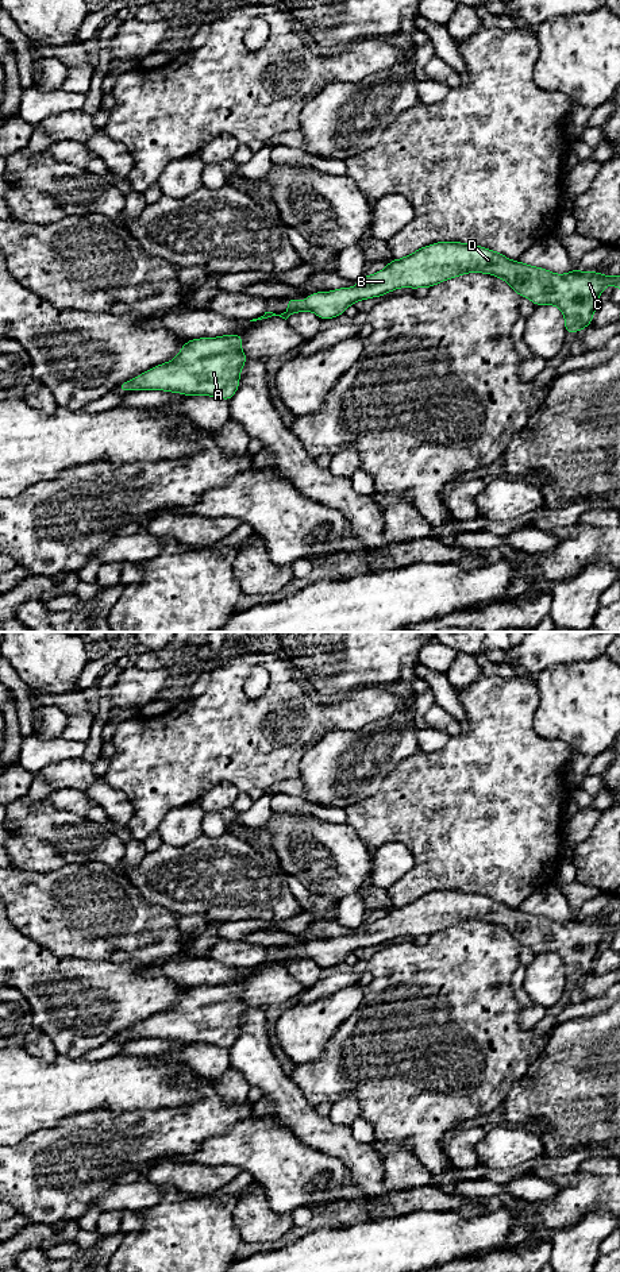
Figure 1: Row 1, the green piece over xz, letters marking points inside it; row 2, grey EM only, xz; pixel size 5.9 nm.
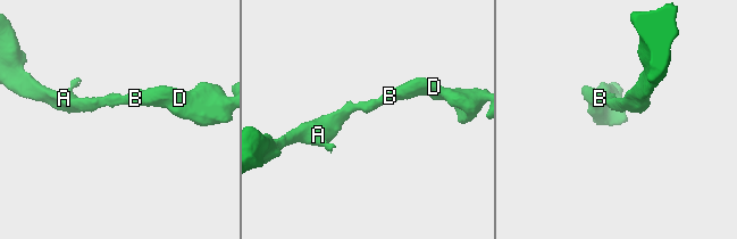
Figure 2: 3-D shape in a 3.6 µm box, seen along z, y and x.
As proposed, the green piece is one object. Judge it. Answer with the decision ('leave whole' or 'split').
leave whole

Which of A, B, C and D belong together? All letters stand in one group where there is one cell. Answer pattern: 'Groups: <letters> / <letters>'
Groups: A B C D

